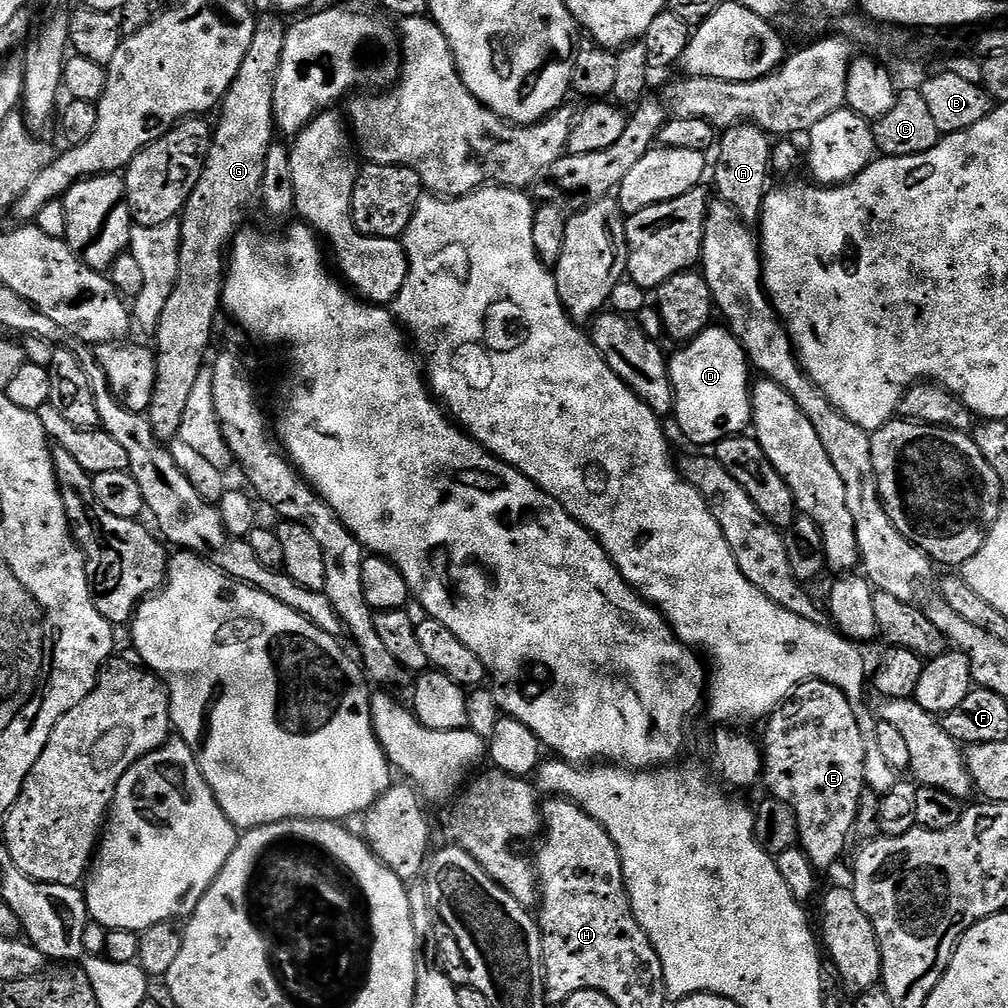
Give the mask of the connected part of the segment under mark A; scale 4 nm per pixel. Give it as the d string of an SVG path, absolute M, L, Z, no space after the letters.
M736 124L733 128L723 129L718 140L720 157L716 160L716 188L720 191L719 199L725 200L749 226L759 221L764 210L764 197L770 191L768 172L773 171L773 147L769 133L763 132L757 124Z

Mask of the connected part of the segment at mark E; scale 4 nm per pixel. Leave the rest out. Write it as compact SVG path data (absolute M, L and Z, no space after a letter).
M811 680L798 686L766 720L768 729L762 739L762 784L768 787L767 795L771 799L786 802L786 806L794 810L800 835L798 847L808 855L817 870L834 867L836 859L843 854L853 835L859 799L866 789L864 775L868 772L870 744L864 741L864 732L852 704L853 701L838 690L838 686L830 686L825 680Z

